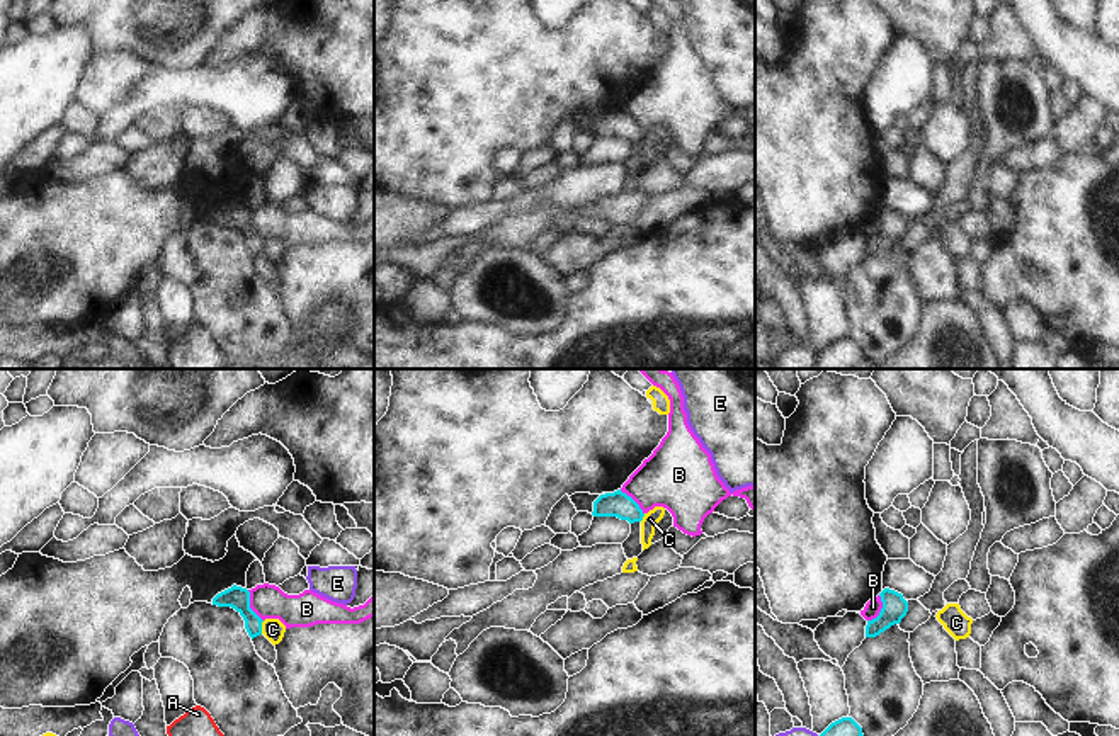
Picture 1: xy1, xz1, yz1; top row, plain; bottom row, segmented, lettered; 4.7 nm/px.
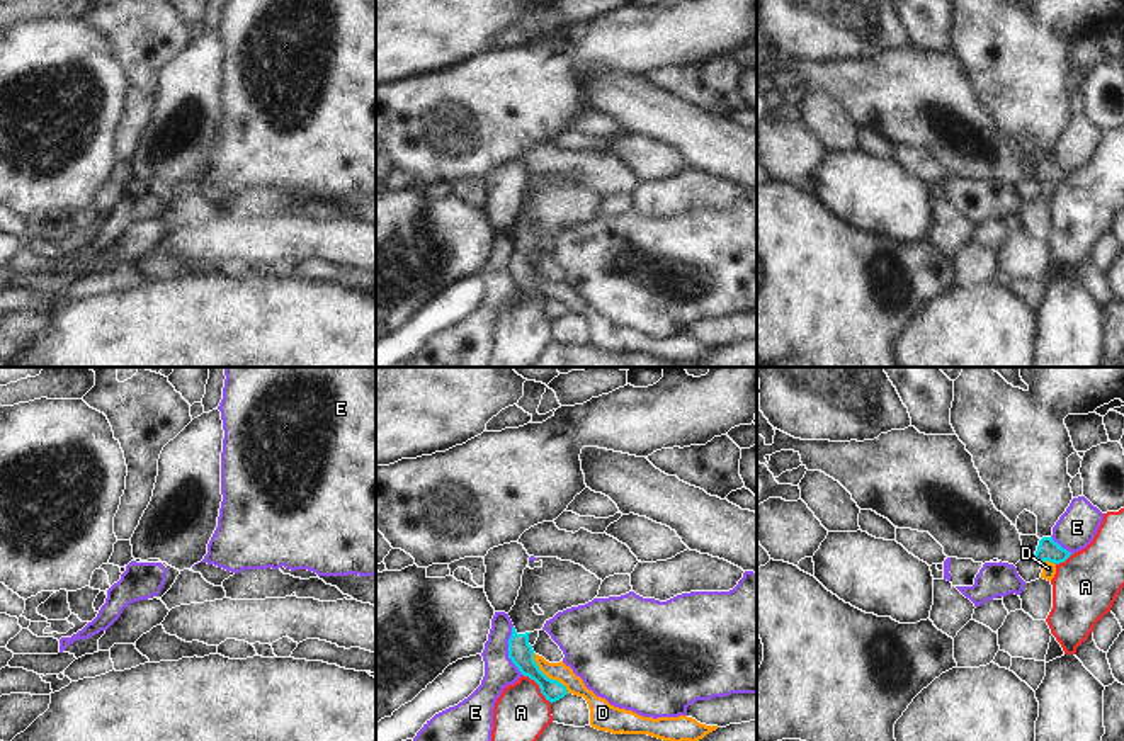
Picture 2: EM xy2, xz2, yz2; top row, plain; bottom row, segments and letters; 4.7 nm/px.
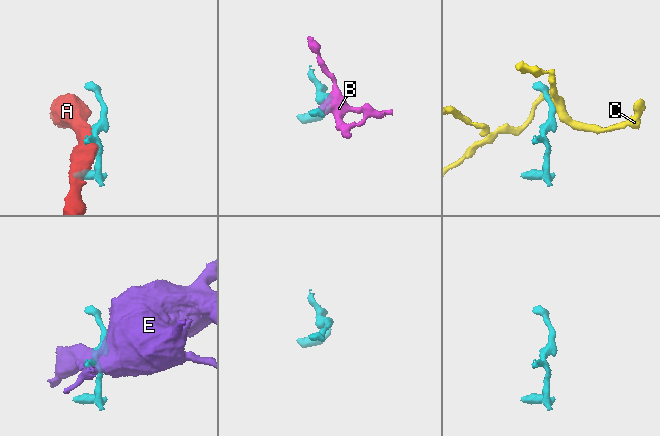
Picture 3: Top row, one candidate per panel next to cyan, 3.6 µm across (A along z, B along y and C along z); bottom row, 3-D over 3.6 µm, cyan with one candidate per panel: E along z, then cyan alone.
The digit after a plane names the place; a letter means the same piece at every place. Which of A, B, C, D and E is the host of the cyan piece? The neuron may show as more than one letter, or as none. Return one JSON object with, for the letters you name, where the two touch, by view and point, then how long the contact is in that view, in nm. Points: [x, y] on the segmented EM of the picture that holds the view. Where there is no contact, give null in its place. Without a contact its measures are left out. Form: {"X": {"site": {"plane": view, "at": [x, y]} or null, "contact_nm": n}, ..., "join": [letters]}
{"join": []}

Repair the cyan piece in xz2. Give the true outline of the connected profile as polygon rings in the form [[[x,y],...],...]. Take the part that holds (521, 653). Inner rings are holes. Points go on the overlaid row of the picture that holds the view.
[[[536,557],[541,568],[529,566],[522,574],[522,586],[515,605],[508,612],[514,624],[508,639],[508,658],[524,676],[534,680],[551,704],[563,699],[568,690],[558,680],[548,678],[534,661],[529,634],[541,631],[558,612],[585,605],[597,598],[602,580],[583,566],[558,557]]]

